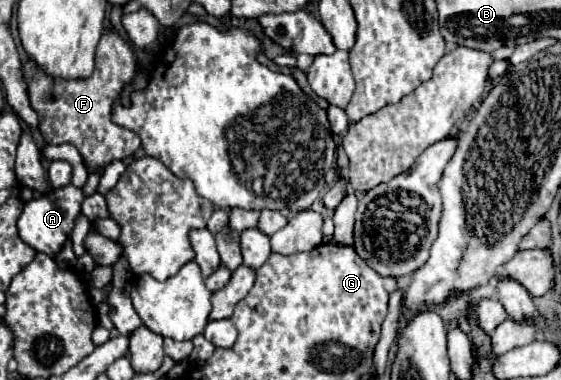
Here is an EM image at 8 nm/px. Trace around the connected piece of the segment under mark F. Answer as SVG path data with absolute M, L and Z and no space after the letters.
M105 31L99 45L97 45L97 61L95 71L89 79L79 81L65 81L65 79L53 79L47 77L35 63L27 63L23 67L23 73L29 83L29 99L31 107L37 111L41 121L41 135L45 143L59 145L59 143L71 143L79 149L87 169L99 169L109 165L111 161L125 159L133 155L141 141L139 137L119 127L111 121L111 105L123 91L123 85L133 79L135 75L135 57L127 41L123 41L117 33Z

